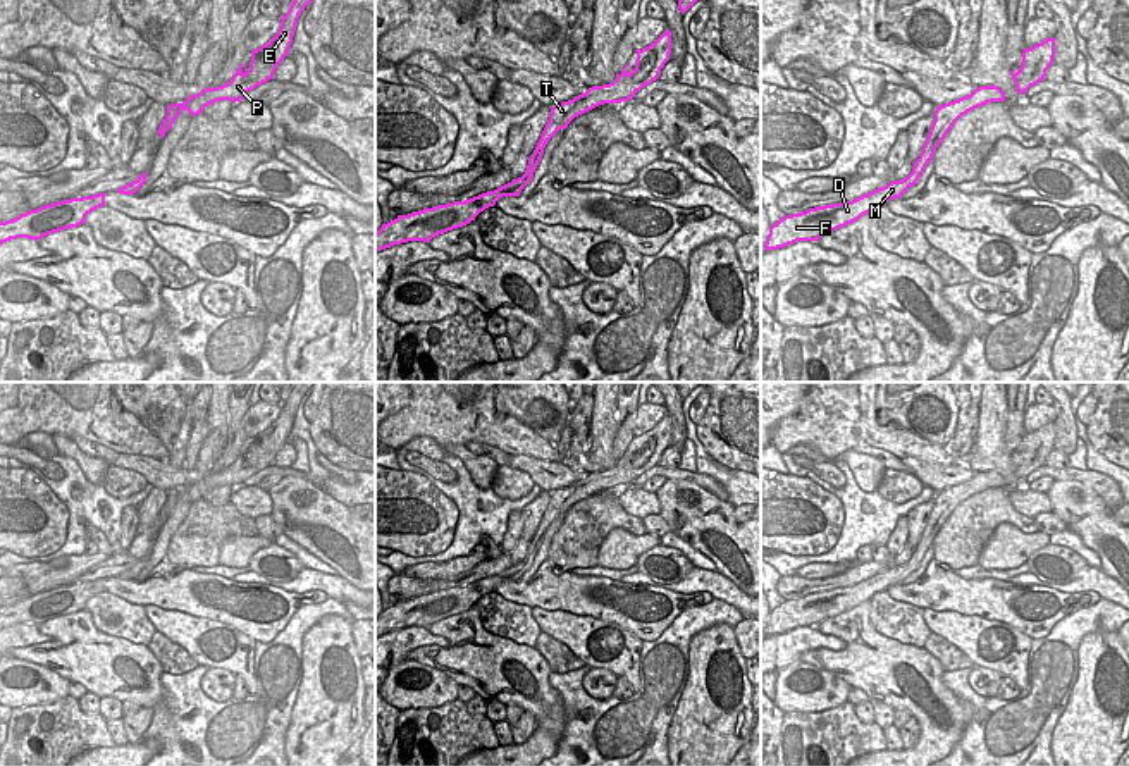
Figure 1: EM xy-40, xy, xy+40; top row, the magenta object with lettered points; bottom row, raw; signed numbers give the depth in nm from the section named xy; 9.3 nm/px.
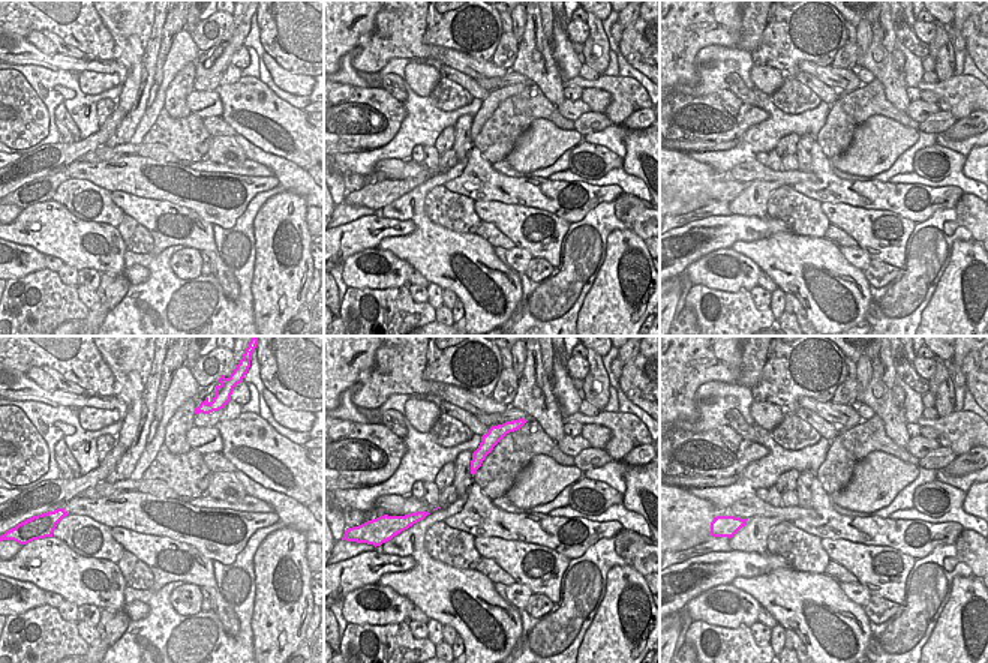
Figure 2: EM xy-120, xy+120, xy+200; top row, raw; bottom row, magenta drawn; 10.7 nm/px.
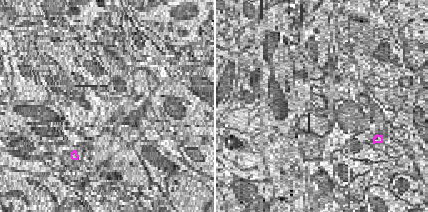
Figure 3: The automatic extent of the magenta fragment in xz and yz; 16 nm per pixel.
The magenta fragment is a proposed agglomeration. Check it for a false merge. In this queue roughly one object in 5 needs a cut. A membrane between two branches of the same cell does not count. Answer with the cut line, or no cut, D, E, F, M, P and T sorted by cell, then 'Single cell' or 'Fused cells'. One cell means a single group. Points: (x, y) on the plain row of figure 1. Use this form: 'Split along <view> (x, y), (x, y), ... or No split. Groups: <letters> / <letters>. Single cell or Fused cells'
No split. Groups: D E F M P T. Single cell

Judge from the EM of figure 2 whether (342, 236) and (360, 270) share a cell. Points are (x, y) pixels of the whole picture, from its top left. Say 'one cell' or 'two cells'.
two cells

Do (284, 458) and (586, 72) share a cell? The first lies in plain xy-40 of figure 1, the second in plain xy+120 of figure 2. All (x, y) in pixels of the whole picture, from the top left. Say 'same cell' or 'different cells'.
same cell

